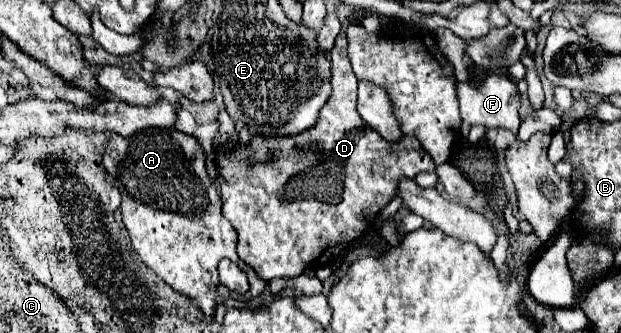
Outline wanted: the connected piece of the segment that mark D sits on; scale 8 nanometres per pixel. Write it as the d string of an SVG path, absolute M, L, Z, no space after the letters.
M341 30L339 36L335 38L335 46L333 46L333 50L331 50L331 60L333 60L333 68L331 68L331 72L333 72L333 92L331 92L329 100L325 102L325 106L321 108L319 120L317 120L317 124L315 124L313 128L309 128L309 130L305 130L305 132L301 132L301 134L297 134L297 136L283 136L283 138L253 136L249 144L241 144L241 142L235 142L235 144L233 144L233 142L227 142L227 144L217 146L217 148L213 150L213 156L211 156L213 166L215 166L215 172L217 172L217 176L215 176L215 186L219 188L219 196L221 196L221 200L223 200L221 212L223 212L223 216L233 224L233 228L235 228L237 234L239 234L237 254L239 254L239 258L241 258L245 264L249 264L249 266L257 272L257 276L261 276L261 278L267 280L267 282L269 282L271 278L295 278L295 276L303 274L307 268L313 270L313 268L325 266L325 264L327 264L327 258L333 258L333 256L339 256L341 252L345 252L345 248L349 246L349 242L357 240L367 228L371 228L371 226L375 224L379 212L395 198L395 192L397 192L397 186L399 186L399 180L401 180L401 178L411 178L411 180L413 180L413 178L415 178L417 174L421 174L421 172L435 172L433 160L431 160L429 154L421 148L421 144L417 142L417 138L413 138L413 136L403 136L399 142L391 144L391 142L383 140L373 128L369 128L369 126L361 120L361 116L359 116L359 112L357 112L357 108L355 108L355 104L357 104L357 78L355 78L355 74L353 74L353 70L351 70L351 64L349 64L347 38L345 38L345 32L343 32L343 30Z

